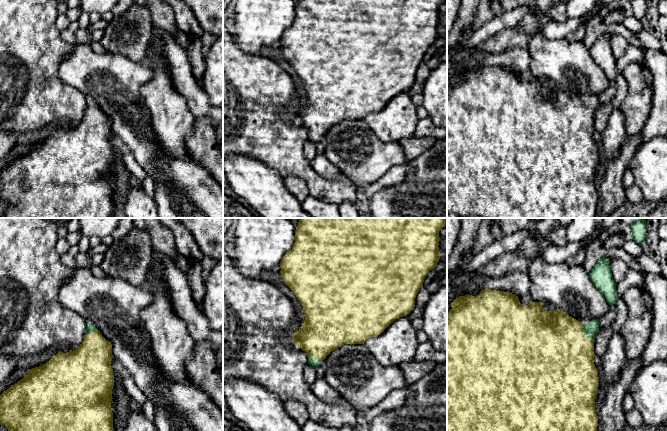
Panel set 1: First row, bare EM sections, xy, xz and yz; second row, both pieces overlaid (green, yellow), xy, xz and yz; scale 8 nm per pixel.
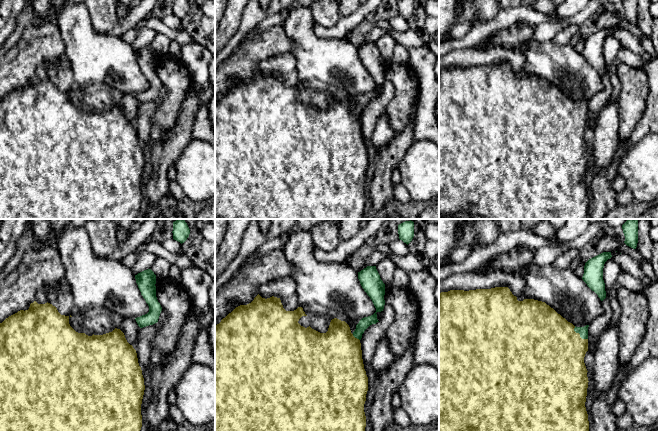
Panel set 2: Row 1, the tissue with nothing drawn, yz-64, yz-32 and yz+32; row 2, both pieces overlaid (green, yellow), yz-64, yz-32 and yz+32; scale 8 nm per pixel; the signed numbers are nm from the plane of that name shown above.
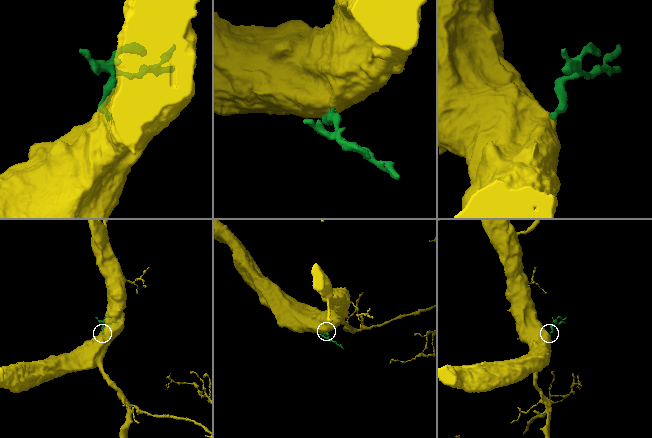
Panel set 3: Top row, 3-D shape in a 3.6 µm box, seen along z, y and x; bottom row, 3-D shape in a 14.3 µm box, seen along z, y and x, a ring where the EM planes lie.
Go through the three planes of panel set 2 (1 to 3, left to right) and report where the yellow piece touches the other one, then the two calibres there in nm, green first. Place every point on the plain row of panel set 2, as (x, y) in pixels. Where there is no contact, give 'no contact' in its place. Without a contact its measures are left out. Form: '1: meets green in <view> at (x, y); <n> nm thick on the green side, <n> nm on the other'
1: no contact
2: meets green in yz-32 at (356, 113); 90 nm thick on the green side, 440 nm on the other
3: meets green in yz+32 at (579, 109); 80 nm thick on the green side, 460 nm on the other

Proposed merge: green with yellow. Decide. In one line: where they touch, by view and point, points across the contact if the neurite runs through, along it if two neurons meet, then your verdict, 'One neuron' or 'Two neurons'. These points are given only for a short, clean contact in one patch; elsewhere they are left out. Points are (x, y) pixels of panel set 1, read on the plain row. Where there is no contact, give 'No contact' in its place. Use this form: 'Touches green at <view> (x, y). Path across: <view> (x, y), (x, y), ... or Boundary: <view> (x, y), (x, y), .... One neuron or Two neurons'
Touches green at yz (585, 108). Path across: yz (591, 104), (585, 108), (559, 125). One neuron

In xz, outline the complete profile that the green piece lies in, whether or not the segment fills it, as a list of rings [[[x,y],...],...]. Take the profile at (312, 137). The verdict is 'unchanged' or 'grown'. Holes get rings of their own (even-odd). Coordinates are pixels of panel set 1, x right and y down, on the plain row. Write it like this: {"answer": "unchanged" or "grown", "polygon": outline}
{"answer": "grown", "polygon": [[[298,0],[294,21],[283,32],[279,41],[284,59],[295,69],[303,82],[305,97],[292,111],[292,116],[308,130],[309,141],[317,144],[327,131],[344,120],[364,120],[368,114],[380,111],[393,97],[406,92],[414,85],[416,71],[423,62],[426,51],[439,38],[439,7],[445,2],[446,0]]]}

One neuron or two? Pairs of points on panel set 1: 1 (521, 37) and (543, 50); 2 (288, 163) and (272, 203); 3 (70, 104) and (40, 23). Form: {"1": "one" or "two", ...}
{"1": "two", "2": "two", "3": "one"}

